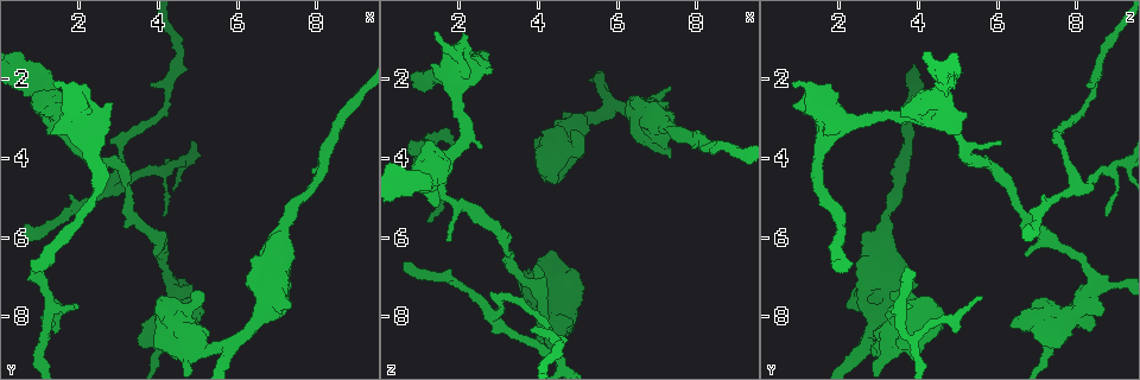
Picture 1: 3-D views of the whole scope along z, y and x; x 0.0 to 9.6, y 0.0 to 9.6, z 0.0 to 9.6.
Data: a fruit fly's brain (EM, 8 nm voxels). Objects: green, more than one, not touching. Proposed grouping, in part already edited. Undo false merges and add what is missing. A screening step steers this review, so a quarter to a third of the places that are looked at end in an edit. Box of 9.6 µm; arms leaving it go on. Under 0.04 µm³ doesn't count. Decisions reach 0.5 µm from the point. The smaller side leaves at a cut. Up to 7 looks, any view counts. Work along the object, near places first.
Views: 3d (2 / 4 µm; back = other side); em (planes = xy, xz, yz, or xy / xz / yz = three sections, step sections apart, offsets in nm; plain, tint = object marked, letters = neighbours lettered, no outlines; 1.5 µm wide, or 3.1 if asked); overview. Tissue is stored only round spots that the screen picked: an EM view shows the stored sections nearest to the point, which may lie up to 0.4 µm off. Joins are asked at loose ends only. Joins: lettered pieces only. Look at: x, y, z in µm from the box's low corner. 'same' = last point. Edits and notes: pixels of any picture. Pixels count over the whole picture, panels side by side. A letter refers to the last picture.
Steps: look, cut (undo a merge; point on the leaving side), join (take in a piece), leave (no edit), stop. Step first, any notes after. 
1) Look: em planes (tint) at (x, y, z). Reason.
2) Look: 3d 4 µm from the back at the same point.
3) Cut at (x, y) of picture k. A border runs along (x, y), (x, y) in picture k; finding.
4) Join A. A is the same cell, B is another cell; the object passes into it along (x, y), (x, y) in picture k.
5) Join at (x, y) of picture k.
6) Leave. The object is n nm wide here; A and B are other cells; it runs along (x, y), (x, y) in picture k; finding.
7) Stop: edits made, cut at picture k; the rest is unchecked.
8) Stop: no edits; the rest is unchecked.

Look: em planes (letters) at (1.20, 7.40, 5.55). Free end.

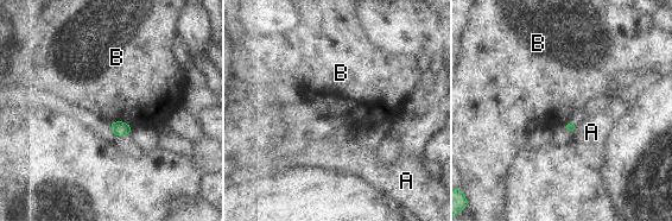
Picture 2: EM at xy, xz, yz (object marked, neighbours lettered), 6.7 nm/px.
Leave. A and B are other cells; a border runs along (109, 122), (126, 121), (133, 127) in picture 2; no lettered piece goes on from it.

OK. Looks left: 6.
Look: em planes (letters) at (1.00, 6.75, 3.60). An open end.

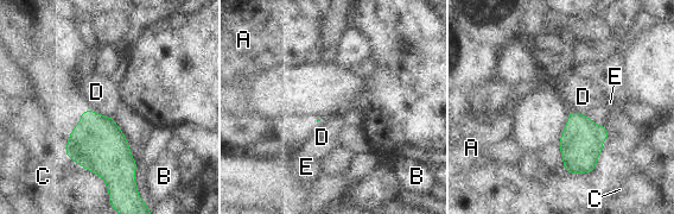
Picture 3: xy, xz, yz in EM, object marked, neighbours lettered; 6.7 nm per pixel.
Leave. A, B, C, D and E are other cells; a border runs along (83, 109), (94, 109), (113, 118) in picture 3; none of them fits.

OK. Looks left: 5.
Look: 3d 2 µm at (0.65, 5.65, 6.70). Branch stops here.

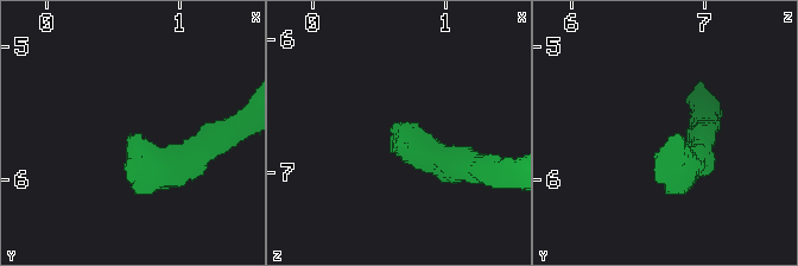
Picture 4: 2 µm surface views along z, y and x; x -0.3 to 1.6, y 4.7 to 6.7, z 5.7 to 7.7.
Look: em xz step 4 (letters) at (0.66, 5.68, 6.74). Need the tissue.

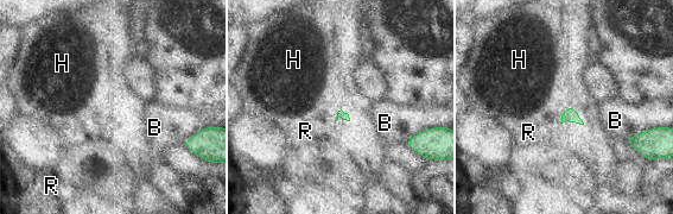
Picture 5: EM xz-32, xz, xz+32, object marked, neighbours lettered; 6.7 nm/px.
Leave. B, H and R are other cells; a border runs along (570, 105), (565, 109) in picture 5; no lettered piece goes on from it.

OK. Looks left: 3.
Stop: no edits; the rest is unchecked.

